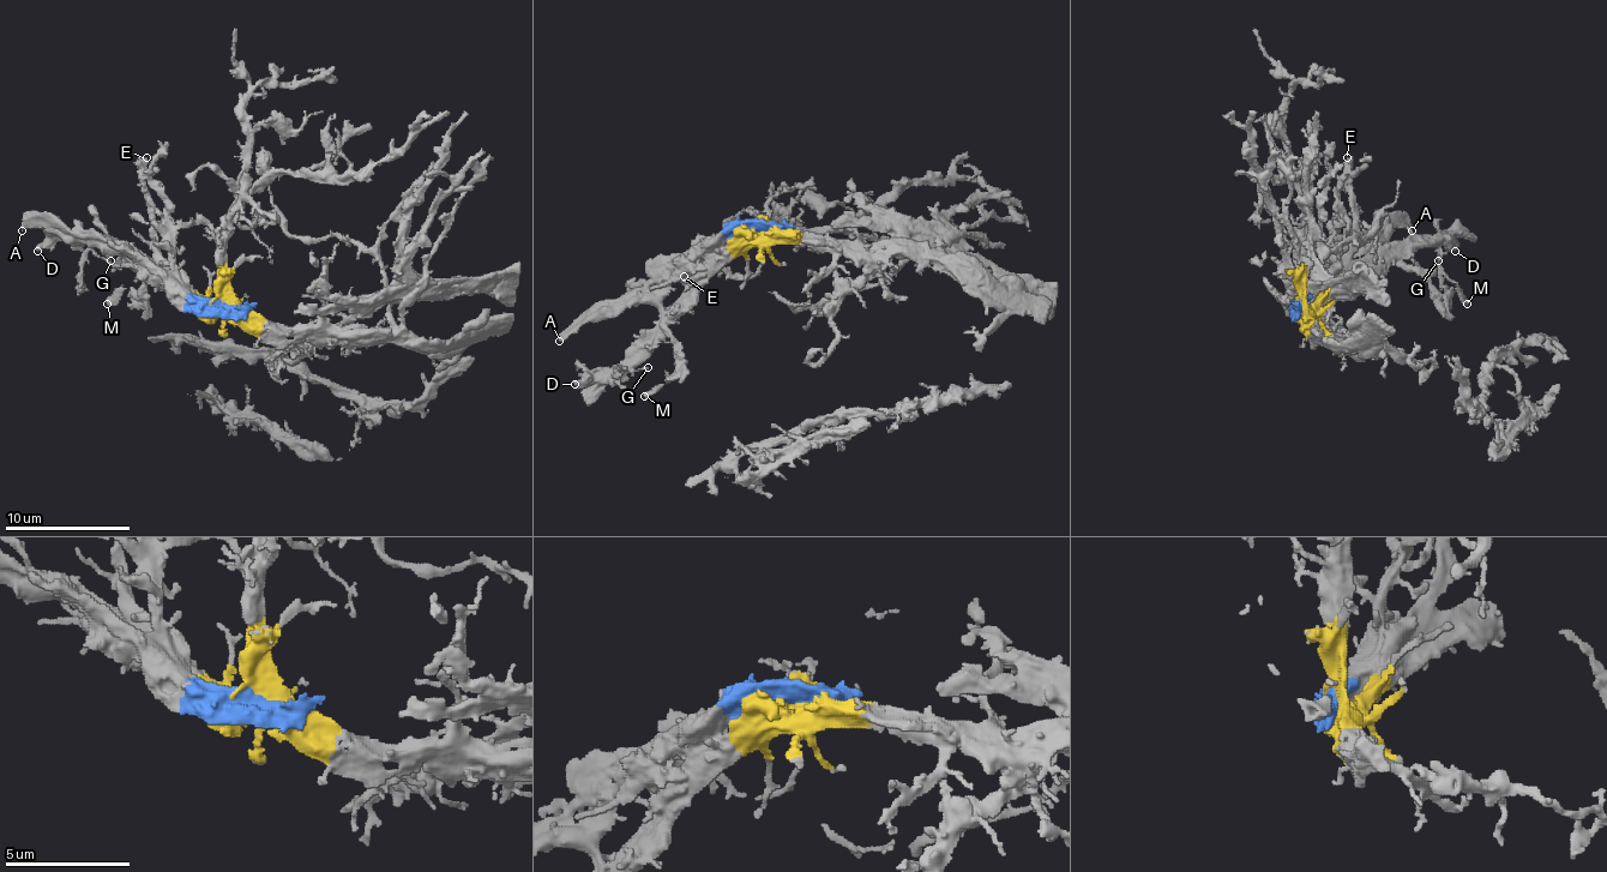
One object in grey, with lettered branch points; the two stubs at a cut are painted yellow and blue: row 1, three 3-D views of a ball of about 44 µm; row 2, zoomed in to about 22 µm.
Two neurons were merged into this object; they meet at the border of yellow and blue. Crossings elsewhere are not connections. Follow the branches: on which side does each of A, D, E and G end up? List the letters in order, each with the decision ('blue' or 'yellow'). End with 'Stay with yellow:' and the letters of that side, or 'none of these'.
A: blue
D: yellow
E: yellow
G: yellow
Stay with yellow: D, E, G

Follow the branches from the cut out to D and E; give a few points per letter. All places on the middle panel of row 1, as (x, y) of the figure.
D: (763, 232), (741, 247), (635, 354), (596, 379), (575, 385)
E: (763, 232), (728, 257), (716, 257), (691, 282), (681, 275), (685, 275)

